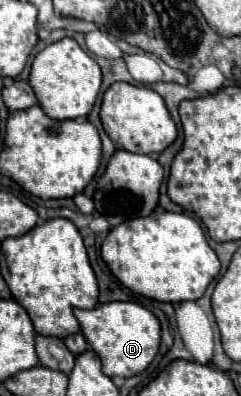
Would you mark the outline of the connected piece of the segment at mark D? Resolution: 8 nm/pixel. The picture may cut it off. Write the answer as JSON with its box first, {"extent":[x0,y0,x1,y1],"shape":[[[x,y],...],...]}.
{"extent":[74,302,160,378],"shape":[[[108,302],[98,304],[92,310],[74,308],[74,316],[86,342],[102,360],[102,372],[106,376],[130,378],[130,374],[140,374],[158,354],[160,346],[160,324],[158,318],[136,302]]]}

